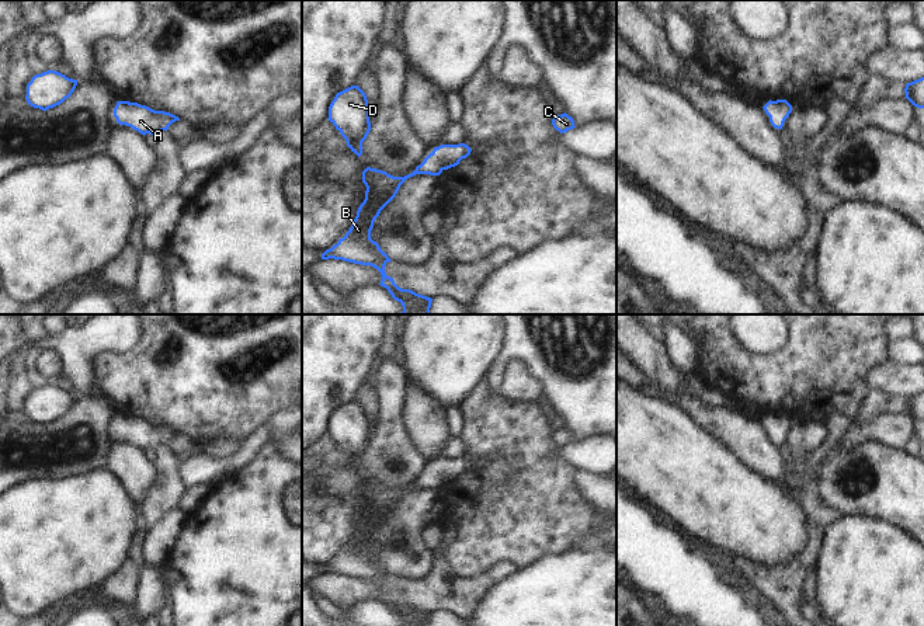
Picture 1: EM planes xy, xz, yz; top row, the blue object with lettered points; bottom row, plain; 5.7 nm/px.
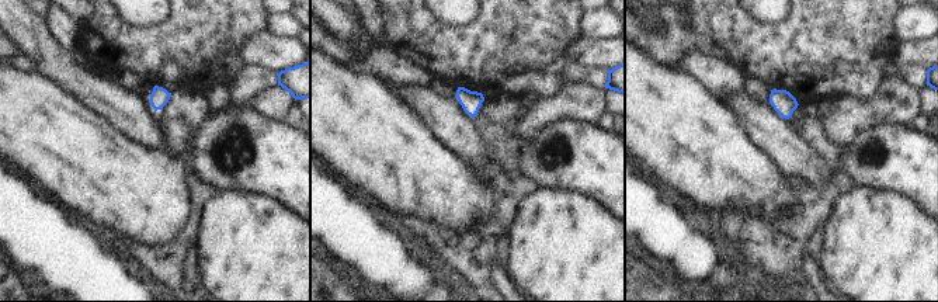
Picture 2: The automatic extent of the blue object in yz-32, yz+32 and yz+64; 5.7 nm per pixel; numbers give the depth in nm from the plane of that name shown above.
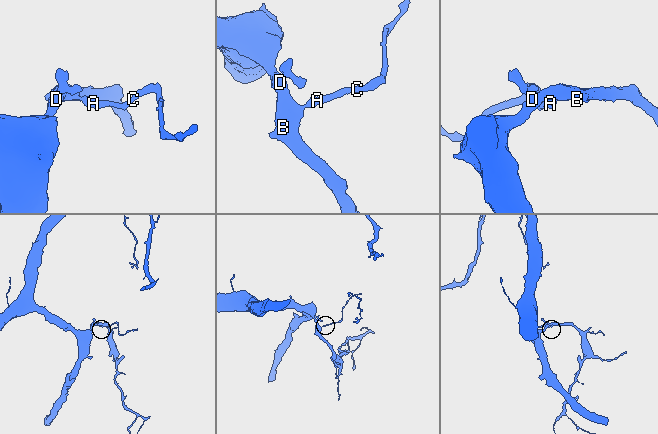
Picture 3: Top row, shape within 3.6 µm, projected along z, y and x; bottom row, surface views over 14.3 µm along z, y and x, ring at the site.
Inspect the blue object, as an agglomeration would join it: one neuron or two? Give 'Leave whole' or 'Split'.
Leave whole

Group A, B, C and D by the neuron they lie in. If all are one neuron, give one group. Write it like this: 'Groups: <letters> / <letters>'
Groups: A B C D

